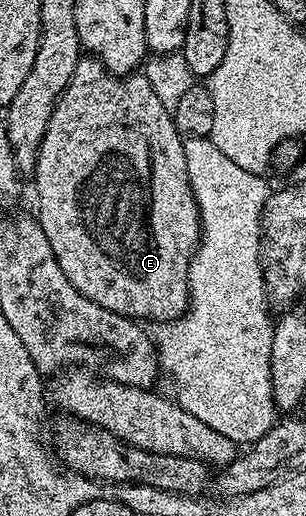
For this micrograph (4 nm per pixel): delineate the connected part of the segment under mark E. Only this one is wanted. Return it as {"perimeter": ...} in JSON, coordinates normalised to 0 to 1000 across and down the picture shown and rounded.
{"perimeter":[[[268,109],[245,130],[245,145],[232,145],[232,161],[186,194],[167,238],[154,238],[154,254],[141,262],[121,322],[108,328],[101,349],[121,357],[118,424],[141,440],[141,455],[154,455],[154,471],[167,471],[167,486],[180,486],[180,502],[193,502],[193,517],[206,517],[206,533],[232,541],[232,556],[245,556],[245,564],[297,579],[297,587],[350,595],[350,603],[399,607],[408,614],[438,618],[490,614],[500,626],[575,622],[605,609],[618,595],[618,514],[657,473],[657,413],[644,405],[644,388],[611,343],[605,275],[592,256],[572,246],[559,213],[533,207],[520,184],[507,184],[477,149],[448,138],[386,145],[366,141],[314,110]]]}

